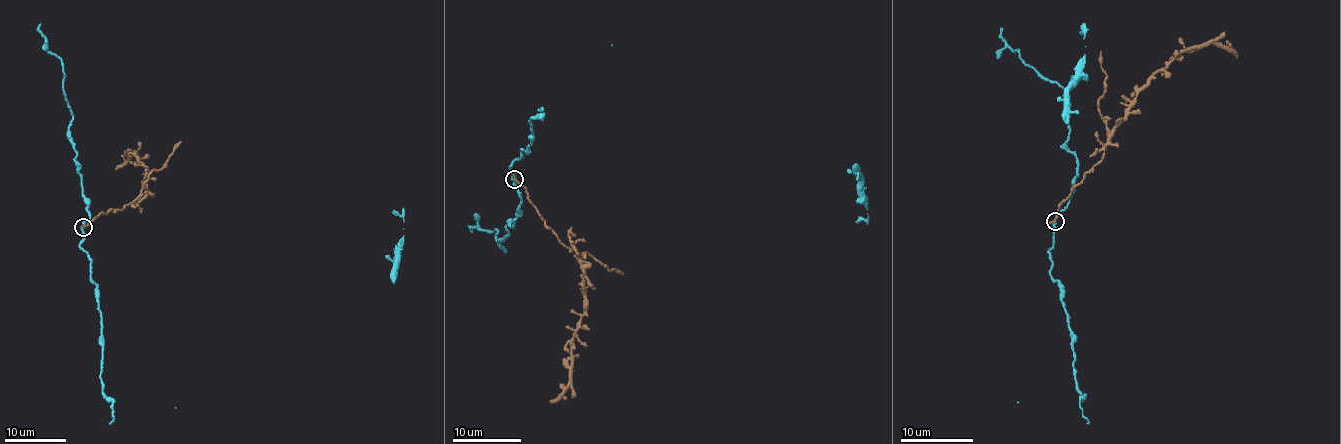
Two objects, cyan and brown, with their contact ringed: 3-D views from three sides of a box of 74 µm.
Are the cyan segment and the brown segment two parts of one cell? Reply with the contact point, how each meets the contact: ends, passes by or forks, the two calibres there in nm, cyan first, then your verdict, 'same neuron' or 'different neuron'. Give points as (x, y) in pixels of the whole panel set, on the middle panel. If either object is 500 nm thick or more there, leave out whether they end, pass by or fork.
(514, 179) | cyan passes by | brown ends | 200/220 nm | different neuron

